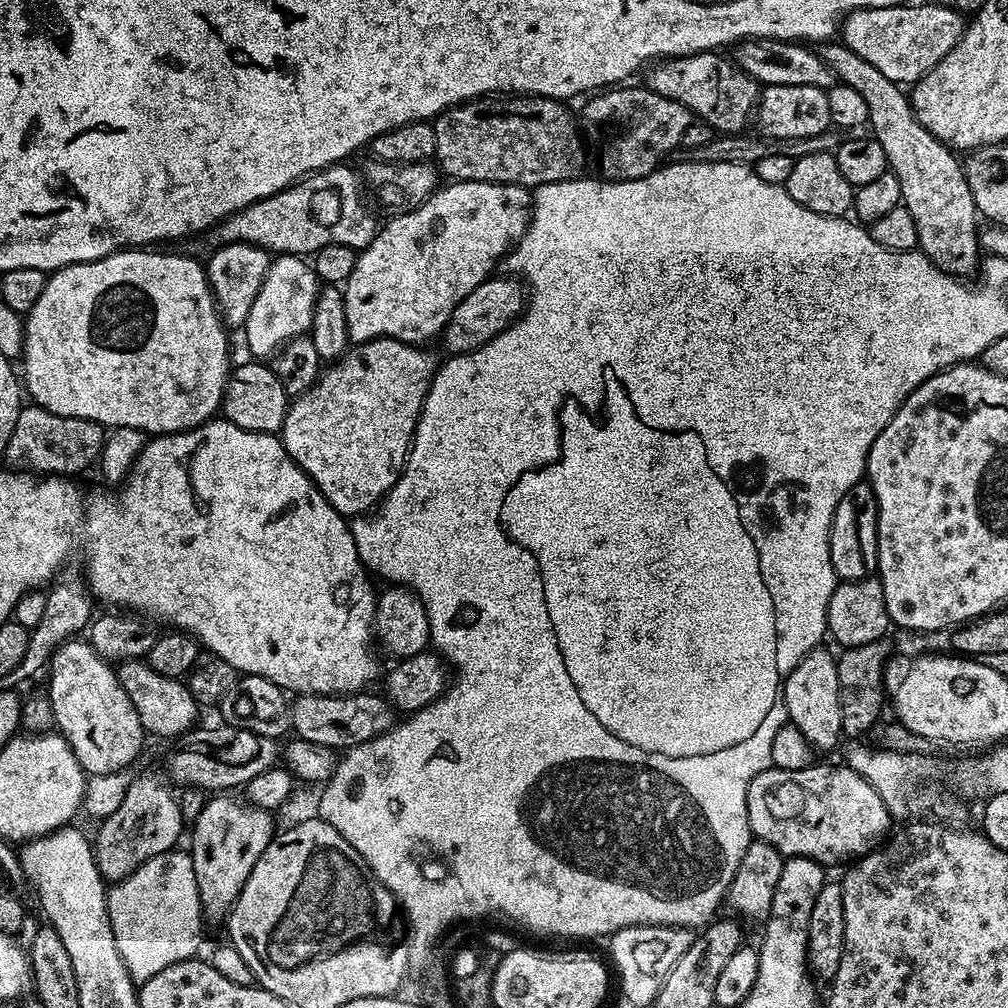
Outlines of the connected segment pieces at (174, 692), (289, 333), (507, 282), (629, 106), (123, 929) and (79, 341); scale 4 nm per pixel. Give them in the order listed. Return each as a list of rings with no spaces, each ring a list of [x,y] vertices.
[[[140,658],[123,661],[116,668],[116,677],[130,702],[134,702],[134,710],[138,710],[138,718],[149,737],[180,736],[195,722],[198,705],[183,679],[166,678]]]
[[[280,254],[273,259],[258,290],[258,298],[254,298],[254,306],[250,306],[250,314],[242,325],[242,333],[248,339],[248,348],[256,355],[253,357],[275,357],[277,351],[289,340],[303,336],[311,329],[314,302],[321,287],[313,265],[305,257]]]
[[[493,275],[484,280],[454,310],[454,314],[448,319],[448,325],[444,327],[442,341],[452,354],[462,352],[473,352],[476,348],[481,348],[489,340],[494,339],[502,330],[506,330],[514,323],[526,307],[526,288],[519,279],[511,275]]]
[[[616,86],[611,90],[601,91],[593,95],[592,100],[584,108],[583,123],[596,131],[598,139],[604,143],[604,149],[600,152],[599,175],[605,180],[637,180],[648,176],[665,163],[672,151],[680,148],[680,139],[686,130],[694,122],[691,110],[674,102],[670,98],[662,98],[662,94],[654,94],[647,86],[640,88],[624,88],[628,86]]]
[[[180,851],[163,852],[142,862],[138,870],[108,888],[108,913],[110,926],[114,930],[114,942],[133,981],[143,982],[154,978],[158,970],[166,970],[166,966],[174,966],[174,962],[193,959],[199,953],[196,951],[200,948],[200,939],[203,938],[206,927],[204,908],[200,904],[192,857],[187,851]]]
[[[121,250],[111,252],[108,256],[103,256],[97,260],[90,262],[82,262],[81,264],[71,264],[65,268],[57,268],[55,272],[48,276],[46,286],[42,290],[42,296],[38,298],[38,302],[34,302],[32,309],[23,317],[24,322],[24,351],[22,353],[22,361],[24,360],[24,376],[22,372],[22,384],[32,397],[31,403],[37,404],[40,408],[50,410],[54,414],[62,414],[66,418],[86,418],[104,425],[105,429],[114,428],[133,428],[134,430],[142,430],[145,434],[171,434],[174,432],[185,432],[187,428],[197,428],[199,424],[204,424],[207,420],[213,419],[221,411],[224,403],[224,388],[228,384],[230,375],[230,363],[228,364],[228,335],[229,329],[220,318],[220,311],[216,308],[216,299],[212,296],[212,288],[208,285],[208,273],[205,265],[200,264],[192,256],[175,256],[172,252],[164,252],[168,250]]]

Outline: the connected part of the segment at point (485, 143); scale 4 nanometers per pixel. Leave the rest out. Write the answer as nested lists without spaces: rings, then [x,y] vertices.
[[[512,94],[507,98],[481,98],[469,100],[466,104],[456,104],[441,112],[432,124],[436,141],[435,159],[440,160],[438,168],[453,181],[477,180],[495,184],[517,184],[529,190],[541,188],[543,184],[553,184],[559,180],[570,180],[581,175],[587,162],[584,144],[580,141],[581,125],[568,116],[563,103],[548,96],[526,96]]]

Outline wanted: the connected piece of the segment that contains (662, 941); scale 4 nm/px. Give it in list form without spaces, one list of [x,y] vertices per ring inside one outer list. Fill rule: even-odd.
[[[643,924],[630,926],[612,933],[612,960],[616,963],[616,972],[620,975],[620,988],[632,1004],[650,1006],[656,1001],[658,990],[666,982],[666,974],[674,970],[678,958],[690,950],[694,932],[691,928],[675,928],[661,924]]]

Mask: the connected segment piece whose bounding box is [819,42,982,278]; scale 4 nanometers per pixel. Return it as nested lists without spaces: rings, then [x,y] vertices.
[[[828,42],[819,49],[820,57],[830,66],[839,80],[839,83],[849,84],[862,98],[868,107],[867,127],[873,140],[886,150],[889,169],[898,178],[900,187],[900,199],[903,207],[914,214],[914,226],[918,226],[918,238],[916,243],[919,251],[929,256],[948,276],[957,278],[968,278],[972,271],[979,269],[982,264],[982,249],[980,247],[980,232],[976,228],[978,213],[975,200],[971,196],[970,186],[967,184],[966,174],[959,155],[953,149],[948,148],[918,118],[912,109],[912,102],[909,93],[899,83],[891,81],[882,74],[877,67],[866,62],[865,58],[859,57],[854,50],[850,49],[843,42]]]

